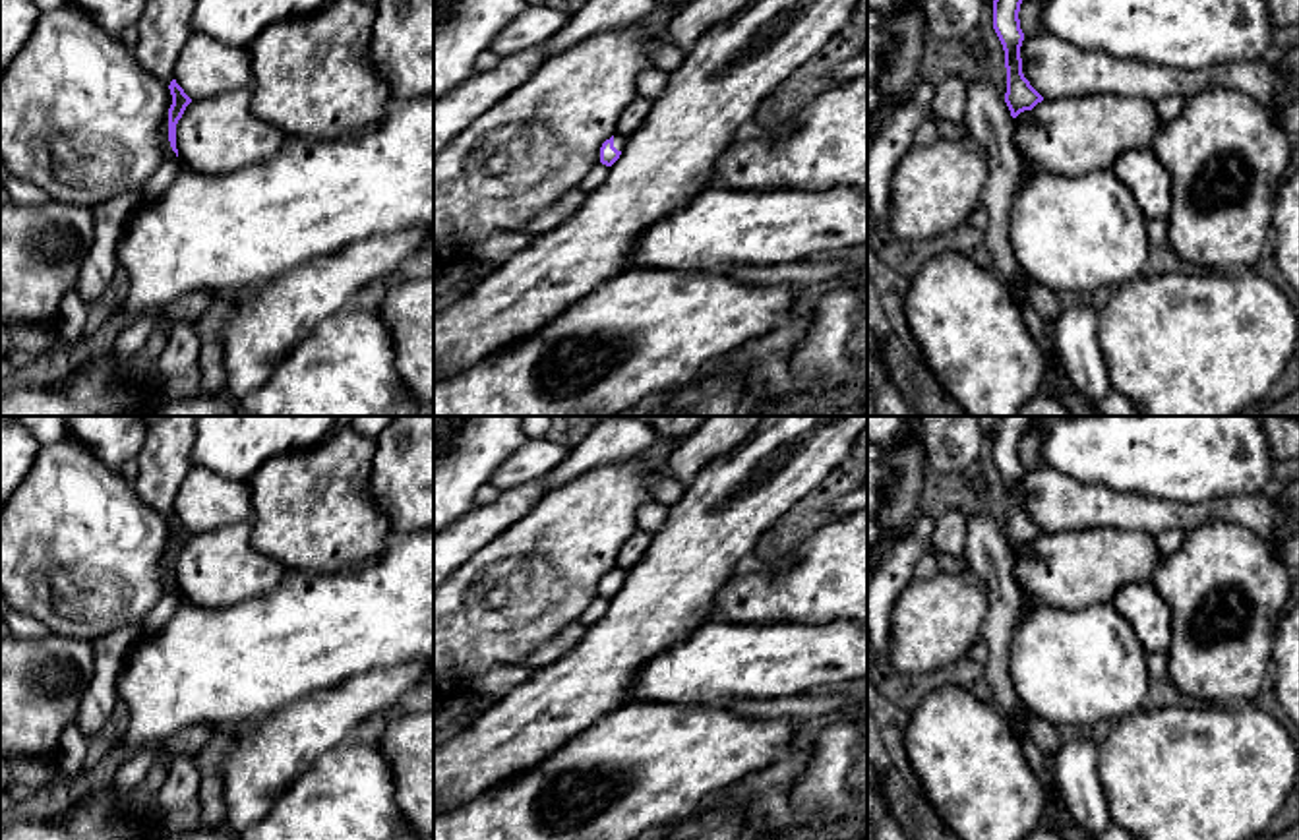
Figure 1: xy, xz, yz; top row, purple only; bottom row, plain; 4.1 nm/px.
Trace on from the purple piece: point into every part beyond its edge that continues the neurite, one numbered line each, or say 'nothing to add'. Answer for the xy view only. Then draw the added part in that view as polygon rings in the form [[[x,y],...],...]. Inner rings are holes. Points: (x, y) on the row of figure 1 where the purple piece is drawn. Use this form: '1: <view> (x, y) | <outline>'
nothing to add

